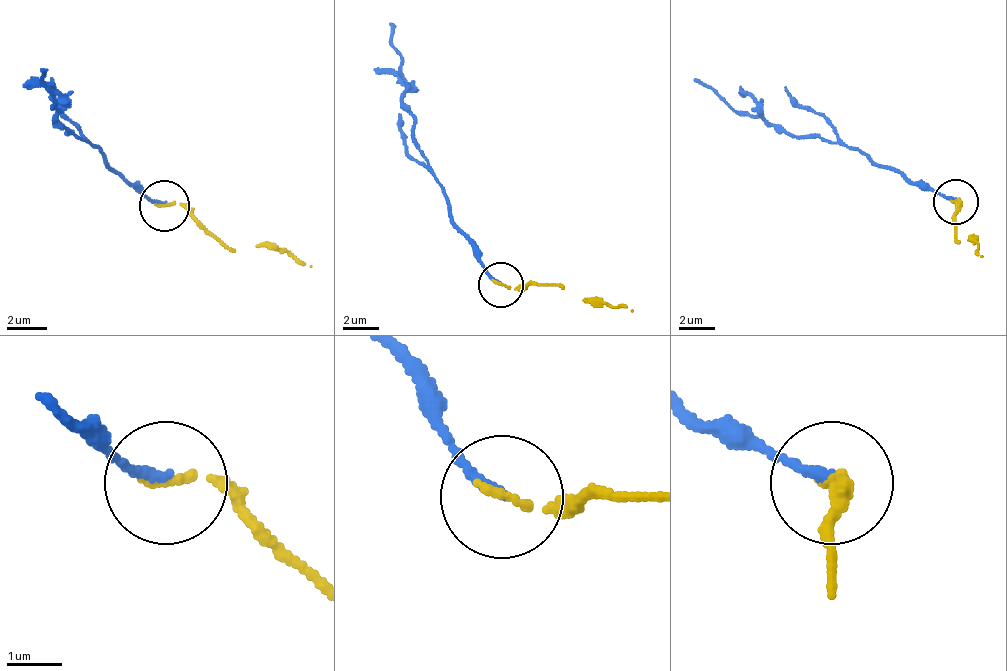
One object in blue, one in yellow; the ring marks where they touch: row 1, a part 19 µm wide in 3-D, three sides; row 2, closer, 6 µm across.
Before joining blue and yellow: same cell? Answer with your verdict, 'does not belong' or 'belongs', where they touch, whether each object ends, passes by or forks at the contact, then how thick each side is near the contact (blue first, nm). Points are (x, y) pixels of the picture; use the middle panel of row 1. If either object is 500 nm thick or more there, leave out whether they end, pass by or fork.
does not belong; at (500, 284); blue ends there; yellow ends there; 200 nm thick on the blue side, 140 nm on the other

